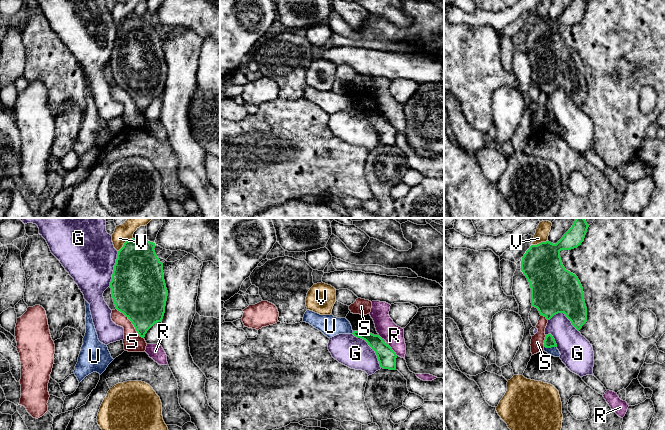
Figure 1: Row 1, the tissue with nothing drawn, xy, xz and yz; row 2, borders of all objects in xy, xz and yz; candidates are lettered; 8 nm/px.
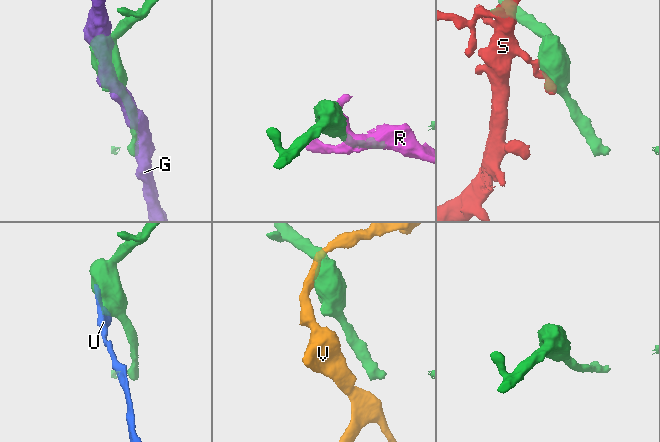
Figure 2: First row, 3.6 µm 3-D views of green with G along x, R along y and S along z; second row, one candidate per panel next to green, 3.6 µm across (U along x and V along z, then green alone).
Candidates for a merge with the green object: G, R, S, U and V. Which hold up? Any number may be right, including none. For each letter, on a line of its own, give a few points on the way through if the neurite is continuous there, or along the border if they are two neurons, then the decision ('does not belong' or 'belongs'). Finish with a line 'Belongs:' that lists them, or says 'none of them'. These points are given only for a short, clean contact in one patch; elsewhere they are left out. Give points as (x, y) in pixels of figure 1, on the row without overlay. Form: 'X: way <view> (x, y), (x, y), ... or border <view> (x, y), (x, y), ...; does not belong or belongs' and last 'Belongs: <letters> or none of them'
G: does not belong
R: does not belong
S: border xy (116, 84), (131, 98), (136, 108), (143, 114); does not belong
U: border yz (544, 122), (556, 123); does not belong
V: border xy (132, 13), (118, 27); does not belong
Belongs: none of them

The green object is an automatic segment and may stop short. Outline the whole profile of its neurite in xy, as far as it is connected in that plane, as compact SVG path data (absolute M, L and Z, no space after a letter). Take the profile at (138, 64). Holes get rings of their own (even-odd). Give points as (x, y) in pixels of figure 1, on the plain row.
M132 14L126 17L118 27L110 58L116 85L132 98L142 114L155 99L162 98L168 72L163 39L157 33L154 24L155 19L148 16L137 17Z

